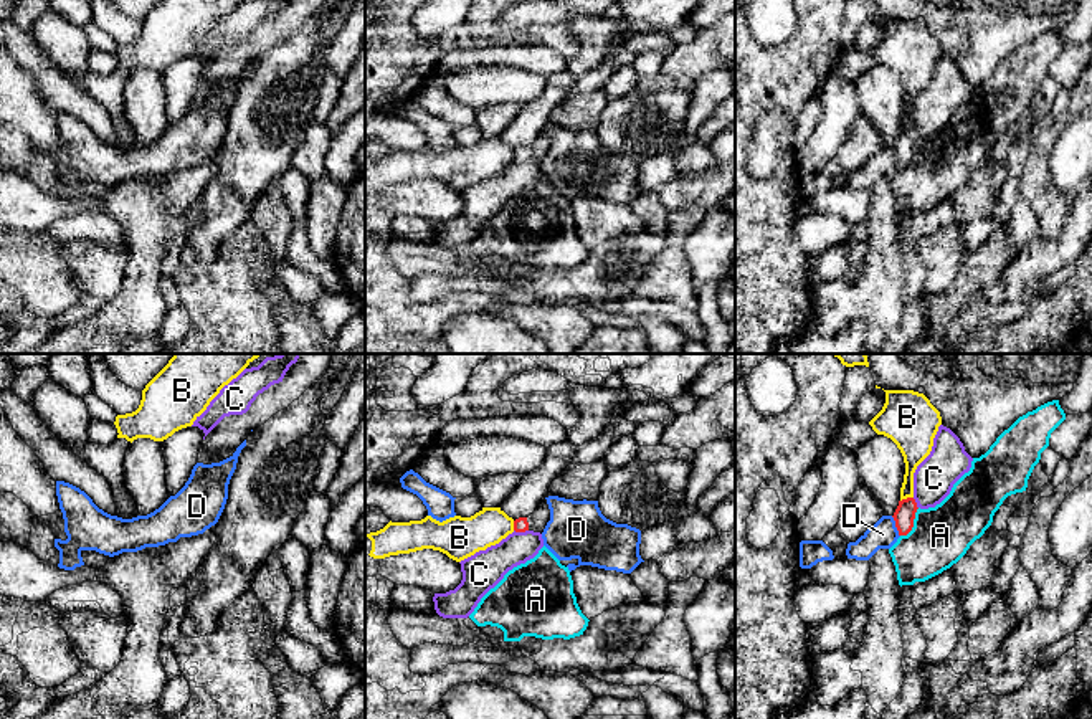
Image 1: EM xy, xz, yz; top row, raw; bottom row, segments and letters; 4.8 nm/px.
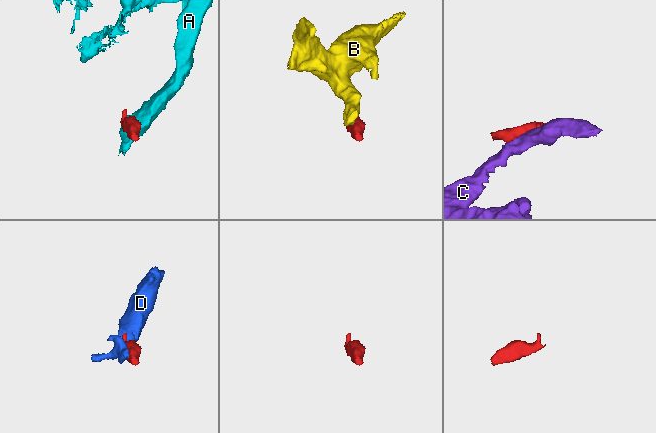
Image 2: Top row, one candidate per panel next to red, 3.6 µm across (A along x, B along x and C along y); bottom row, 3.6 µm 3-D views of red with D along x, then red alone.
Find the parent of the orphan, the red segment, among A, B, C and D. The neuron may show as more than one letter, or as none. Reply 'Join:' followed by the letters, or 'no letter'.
Join: no letter

